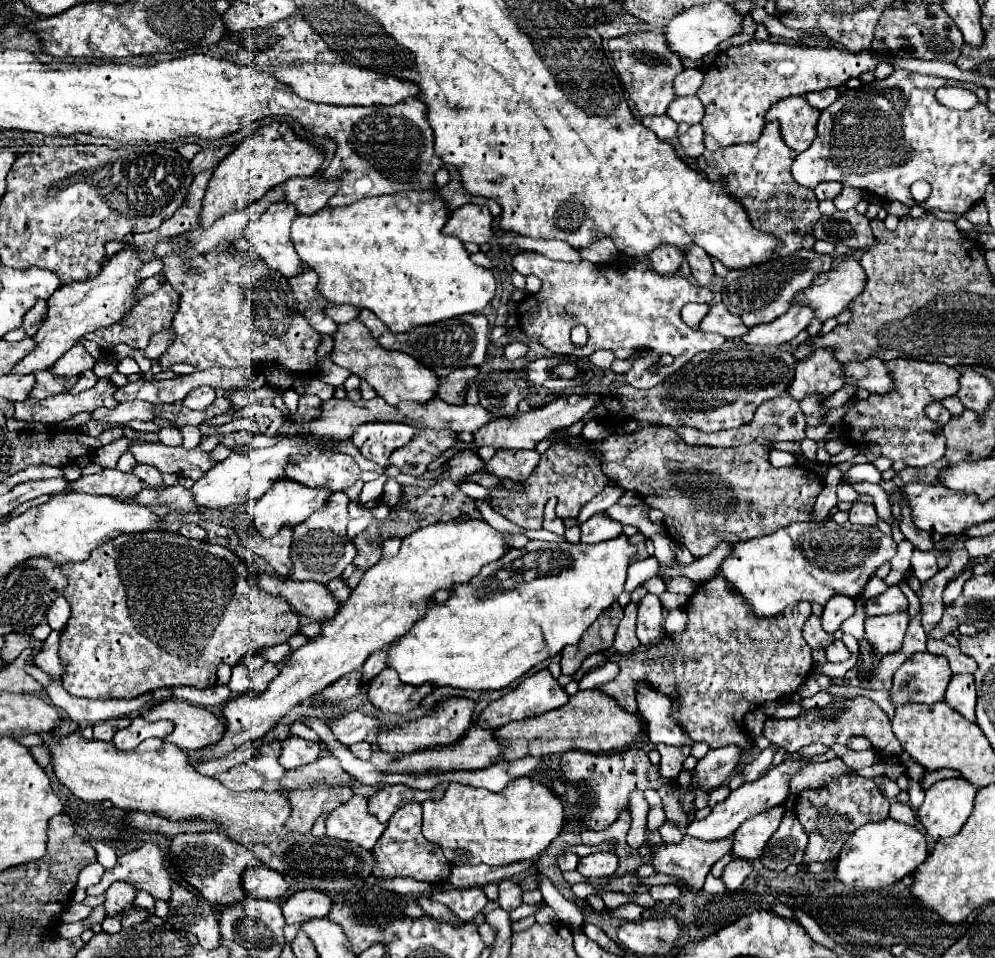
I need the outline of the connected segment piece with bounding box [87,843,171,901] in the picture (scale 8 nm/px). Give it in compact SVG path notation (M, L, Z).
M143 843L143 847L125 853L117 859L117 865L107 871L99 885L89 887L87 895L101 895L113 881L127 881L155 899L171 899L171 879L163 867L163 851L155 843Z

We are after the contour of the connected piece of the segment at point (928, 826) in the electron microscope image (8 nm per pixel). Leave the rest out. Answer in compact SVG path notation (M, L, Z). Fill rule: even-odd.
M943 779L925 791L917 819L933 841L953 837L961 831L973 811L977 789L963 779Z

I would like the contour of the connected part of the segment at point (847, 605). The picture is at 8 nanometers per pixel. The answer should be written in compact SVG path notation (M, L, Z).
M835 595L827 601L827 605L823 607L823 617L821 617L821 623L823 623L823 629L827 633L835 633L841 623L851 617L855 613L855 601L847 595Z

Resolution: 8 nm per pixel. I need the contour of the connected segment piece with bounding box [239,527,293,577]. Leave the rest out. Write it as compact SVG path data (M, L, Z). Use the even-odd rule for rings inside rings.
M253 527L247 533L239 533L239 537L243 539L243 543L253 549L255 555L259 555L261 559L265 559L265 563L269 563L277 575L287 577L291 571L291 543L293 543L293 533L289 527L285 527L279 535L275 535L273 539L263 539Z

